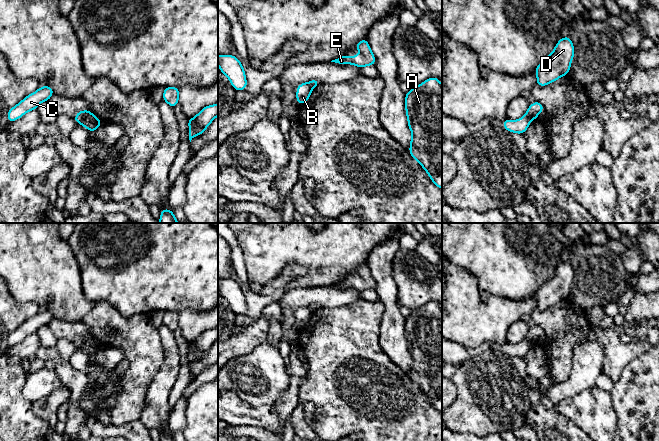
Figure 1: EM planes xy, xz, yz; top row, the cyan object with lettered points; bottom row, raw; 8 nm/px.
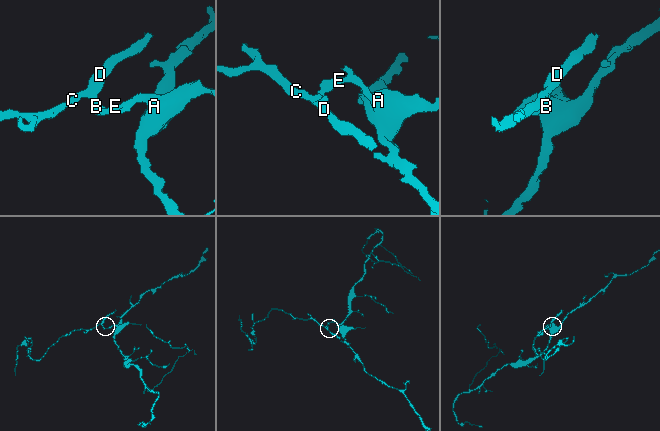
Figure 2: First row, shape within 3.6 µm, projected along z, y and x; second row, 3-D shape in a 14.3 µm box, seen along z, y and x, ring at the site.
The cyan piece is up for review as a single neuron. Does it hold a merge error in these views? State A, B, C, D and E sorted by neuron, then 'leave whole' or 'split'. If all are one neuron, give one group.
A E / B C D; split

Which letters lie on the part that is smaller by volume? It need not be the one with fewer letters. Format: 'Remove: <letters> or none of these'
Remove: B, C, D

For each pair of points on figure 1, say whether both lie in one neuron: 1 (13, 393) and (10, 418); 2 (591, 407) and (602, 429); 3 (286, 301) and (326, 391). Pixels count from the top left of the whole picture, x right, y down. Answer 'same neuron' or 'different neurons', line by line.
1: same neuron
2: same neuron
3: different neurons

